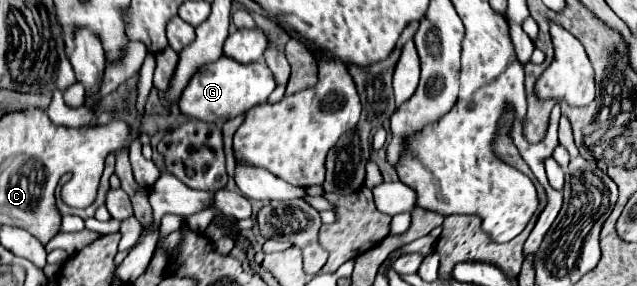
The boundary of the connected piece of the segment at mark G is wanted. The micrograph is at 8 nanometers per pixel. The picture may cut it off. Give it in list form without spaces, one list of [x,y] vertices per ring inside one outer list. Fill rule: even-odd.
[[[219,57],[213,63],[203,65],[185,87],[179,109],[189,119],[199,119],[207,123],[219,123],[223,125],[229,119],[235,119],[237,115],[243,115],[251,107],[265,103],[271,91],[275,89],[275,79],[269,67],[263,61],[253,61],[247,65],[241,65],[229,57]]]

